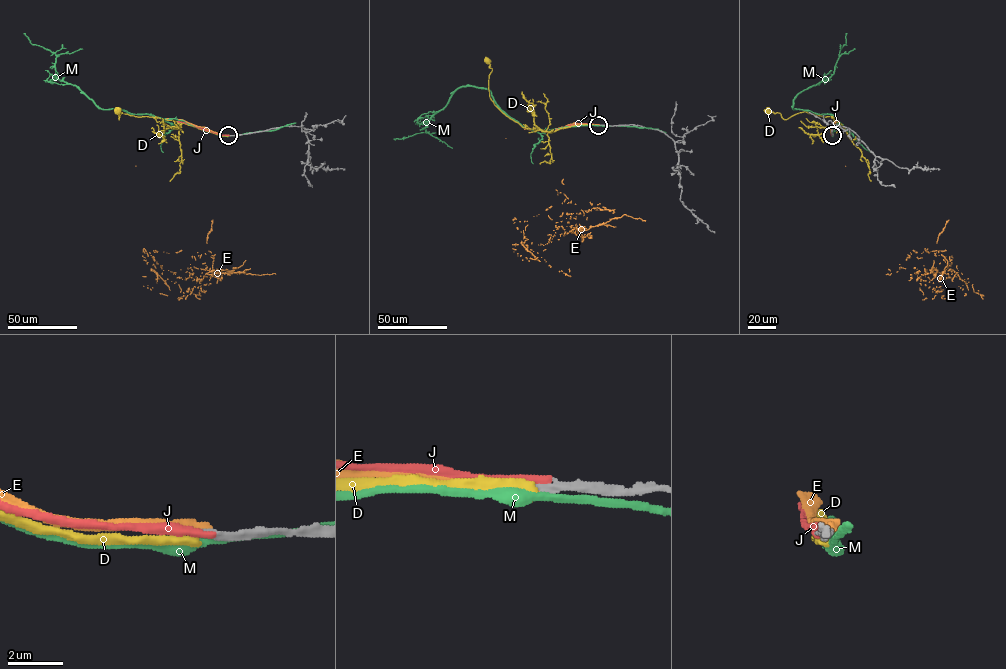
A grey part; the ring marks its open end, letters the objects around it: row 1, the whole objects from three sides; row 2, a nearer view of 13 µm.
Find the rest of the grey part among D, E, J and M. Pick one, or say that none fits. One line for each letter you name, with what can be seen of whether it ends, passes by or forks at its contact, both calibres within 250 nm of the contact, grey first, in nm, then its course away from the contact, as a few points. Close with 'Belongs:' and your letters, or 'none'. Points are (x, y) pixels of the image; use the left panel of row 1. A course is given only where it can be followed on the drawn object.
Belongs: none

